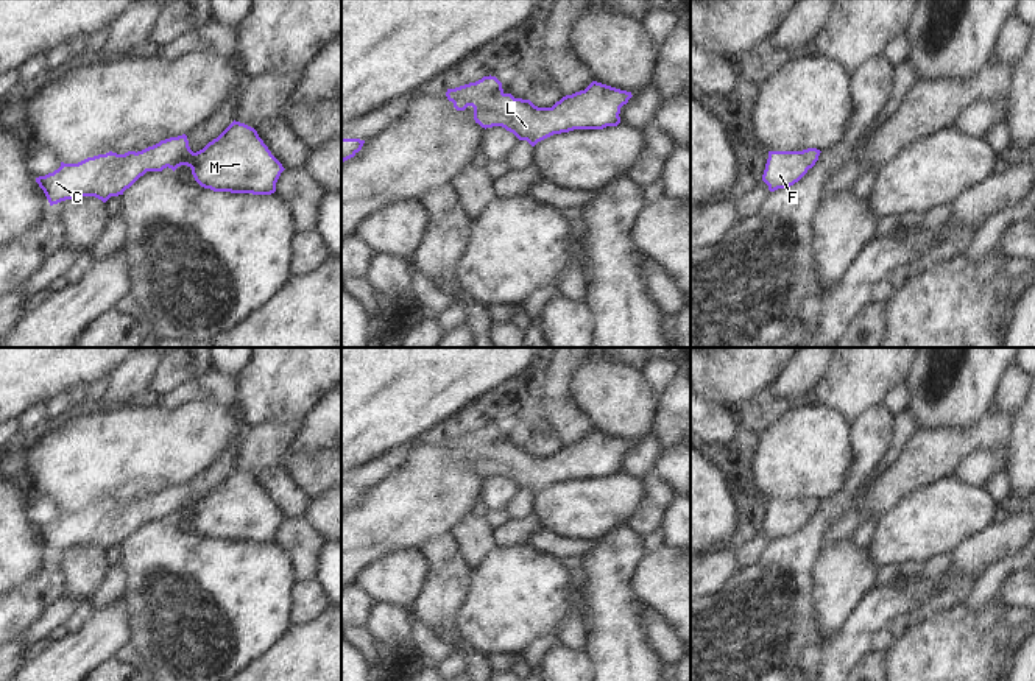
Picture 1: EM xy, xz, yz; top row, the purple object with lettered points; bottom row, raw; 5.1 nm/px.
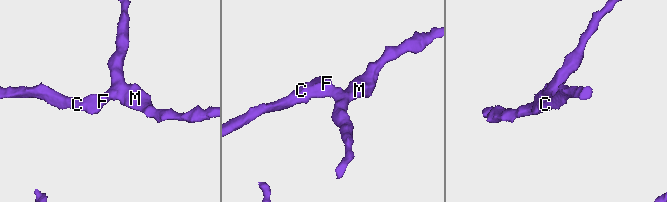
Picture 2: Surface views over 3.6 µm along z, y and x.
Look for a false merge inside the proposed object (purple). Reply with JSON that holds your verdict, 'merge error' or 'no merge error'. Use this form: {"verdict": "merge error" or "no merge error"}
{"verdict": "no merge error"}

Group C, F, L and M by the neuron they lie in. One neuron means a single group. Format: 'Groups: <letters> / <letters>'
Groups: C F L M

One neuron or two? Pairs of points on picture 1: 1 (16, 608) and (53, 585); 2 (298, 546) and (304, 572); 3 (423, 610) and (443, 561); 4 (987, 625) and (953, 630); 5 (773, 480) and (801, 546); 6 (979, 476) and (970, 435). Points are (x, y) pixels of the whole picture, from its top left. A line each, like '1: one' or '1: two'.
1: one
2: one
3: one
4: one
5: two
6: two

